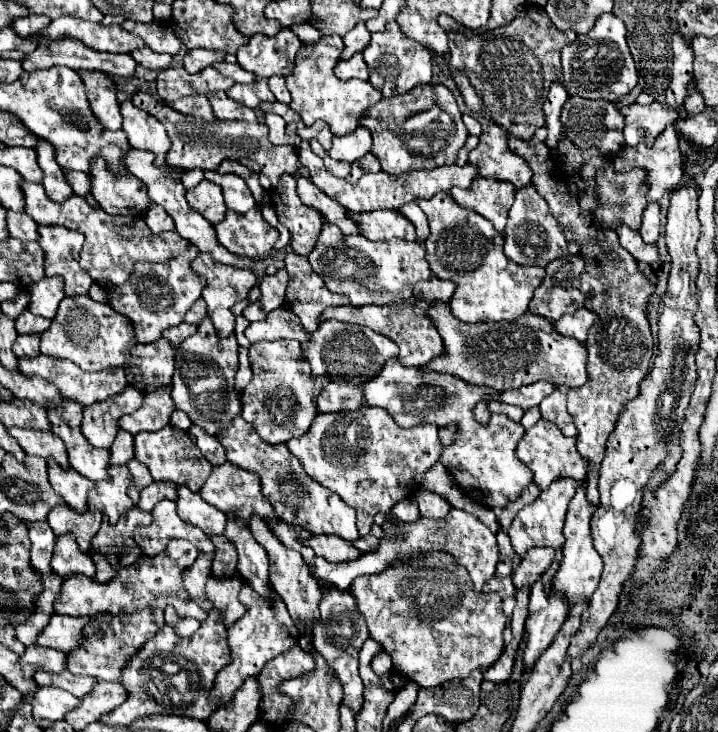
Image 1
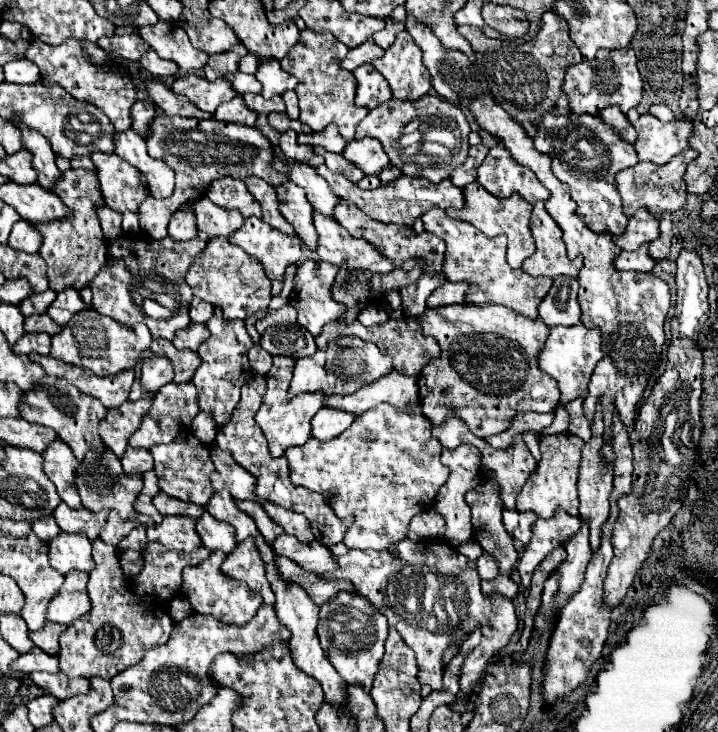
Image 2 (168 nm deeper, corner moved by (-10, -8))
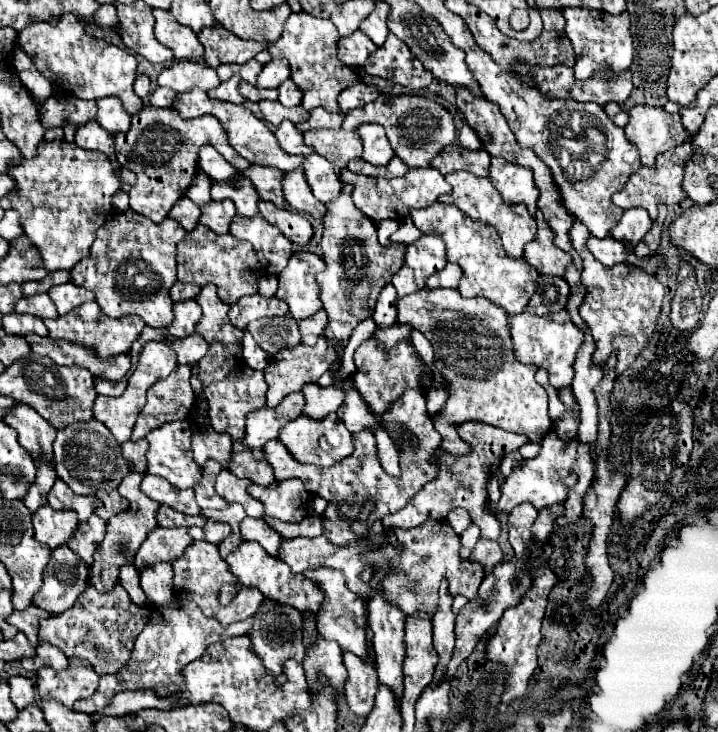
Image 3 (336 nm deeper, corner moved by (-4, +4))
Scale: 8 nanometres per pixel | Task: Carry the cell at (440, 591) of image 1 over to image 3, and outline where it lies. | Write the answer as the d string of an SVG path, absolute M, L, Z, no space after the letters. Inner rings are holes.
M428 520L416 528L402 530L402 528L388 528L380 540L378 546L374 546L372 538L352 540L344 546L332 544L326 536L316 538L292 538L288 544L284 544L284 556L282 560L292 568L292 572L302 574L312 568L338 568L346 576L348 588L356 592L358 596L372 596L374 588L370 582L362 580L364 570L372 570L372 574L378 574L382 566L388 566L388 572L384 574L380 582L380 594L390 602L396 604L404 614L436 614L436 600L438 600L438 588L442 580L448 582L448 594L450 596L464 596L466 600L478 598L478 588L484 580L484 568L480 564L472 564L470 560L460 558L460 538L444 520ZM396 534L398 546L388 542L388 536Z

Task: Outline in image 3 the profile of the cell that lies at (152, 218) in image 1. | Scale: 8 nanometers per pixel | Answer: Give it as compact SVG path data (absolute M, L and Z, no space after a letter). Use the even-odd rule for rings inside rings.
M182 196L170 210L168 214L170 218L178 220L188 232L192 232L192 228L196 228L198 224L198 218L200 218L200 208L188 198L188 196Z

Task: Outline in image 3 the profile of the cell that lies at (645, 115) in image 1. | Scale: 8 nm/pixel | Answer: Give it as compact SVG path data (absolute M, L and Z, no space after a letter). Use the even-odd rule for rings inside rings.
M634 106L628 114L630 122L624 132L636 144L644 166L652 166L658 154L690 140L680 114L668 114L664 108L654 106Z

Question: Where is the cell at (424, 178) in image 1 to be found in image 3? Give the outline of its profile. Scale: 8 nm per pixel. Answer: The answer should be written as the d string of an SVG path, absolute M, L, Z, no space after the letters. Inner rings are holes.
M348 168L340 170L340 180L346 184L352 184L352 200L356 208L360 208L372 222L380 222L386 218L392 220L404 220L410 210L414 208L426 208L432 202L438 200L442 194L450 194L452 188L446 182L446 178L436 170L436 168L408 168L408 174L402 178L370 178L370 176L360 176L352 174Z

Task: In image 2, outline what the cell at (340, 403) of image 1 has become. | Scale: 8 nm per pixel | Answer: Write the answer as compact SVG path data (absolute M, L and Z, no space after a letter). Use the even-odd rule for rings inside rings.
M322 408L314 420L310 422L312 424L312 438L316 440L332 440L336 436L340 436L346 428L350 428L350 424L354 422L354 416L350 416L348 412L338 412L338 410L332 410L332 408Z

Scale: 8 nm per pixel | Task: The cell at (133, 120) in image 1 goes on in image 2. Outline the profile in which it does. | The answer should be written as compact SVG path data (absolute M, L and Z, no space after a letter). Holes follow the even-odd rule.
M138 100L132 108L132 118L134 118L134 124L132 128L146 138L148 134L148 124L150 120L154 118L154 102L152 100Z

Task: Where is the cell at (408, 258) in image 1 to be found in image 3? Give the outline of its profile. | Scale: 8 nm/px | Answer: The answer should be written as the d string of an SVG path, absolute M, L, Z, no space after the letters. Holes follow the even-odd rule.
M302 168L286 172L286 176L284 176L284 196L286 196L292 210L310 216L318 224L324 222L326 206L320 204L320 200L316 200L312 196L312 188L306 182Z

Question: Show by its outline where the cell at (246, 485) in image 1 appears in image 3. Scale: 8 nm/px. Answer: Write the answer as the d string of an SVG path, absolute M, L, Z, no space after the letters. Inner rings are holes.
M196 402L192 412L188 414L188 420L192 424L192 452L194 452L194 460L198 466L204 466L210 458L216 460L224 470L230 470L230 462L232 462L232 438L230 436L224 436L220 432L216 432L210 424L208 424L208 418L202 418L200 416L200 410L206 408L206 404L202 402Z

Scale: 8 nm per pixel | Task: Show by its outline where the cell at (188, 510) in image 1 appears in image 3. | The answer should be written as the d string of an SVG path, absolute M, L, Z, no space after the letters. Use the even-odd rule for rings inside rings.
M206 520L204 528L190 528L188 530L194 540L208 540L212 544L218 544L226 536L232 534L232 528L226 522L216 522L216 520Z

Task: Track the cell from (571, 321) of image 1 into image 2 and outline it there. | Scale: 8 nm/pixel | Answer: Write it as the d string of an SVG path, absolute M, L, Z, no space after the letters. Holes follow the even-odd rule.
M576 324L574 328L554 326L554 328L550 328L546 346L538 356L538 368L542 368L542 372L550 374L558 382L558 388L562 394L560 404L568 404L574 398L584 398L588 394L590 376L600 360L602 360L602 350L600 350L598 328L588 330L584 324Z

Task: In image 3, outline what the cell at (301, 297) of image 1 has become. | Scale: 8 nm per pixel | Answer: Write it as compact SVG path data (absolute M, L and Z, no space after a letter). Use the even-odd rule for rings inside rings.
M294 252L284 272L278 274L280 284L276 296L290 306L290 314L296 320L304 320L322 308L314 276L324 268L326 262L322 256L312 252Z

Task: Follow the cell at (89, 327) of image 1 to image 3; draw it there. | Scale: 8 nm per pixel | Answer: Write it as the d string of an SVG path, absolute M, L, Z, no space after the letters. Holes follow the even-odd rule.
M84 302L80 306L76 306L74 310L70 310L64 316L58 316L56 320L46 320L44 322L50 338L52 340L68 340L68 342L78 342L78 344L88 344L90 348L98 350L100 354L108 354L108 358L116 356L116 354L126 354L132 346L132 342L136 340L136 336L140 336L142 328L144 328L144 320L140 320L140 316L122 316L122 318L108 318L100 312L100 306L97 302Z

